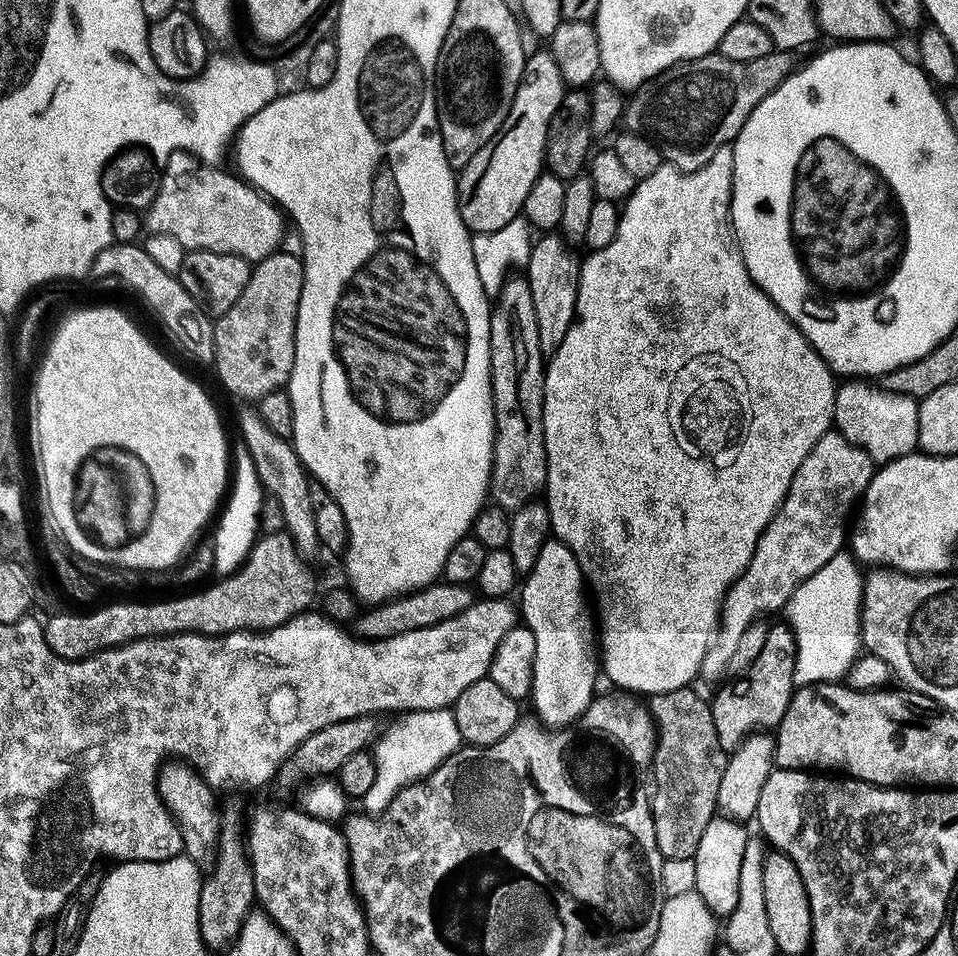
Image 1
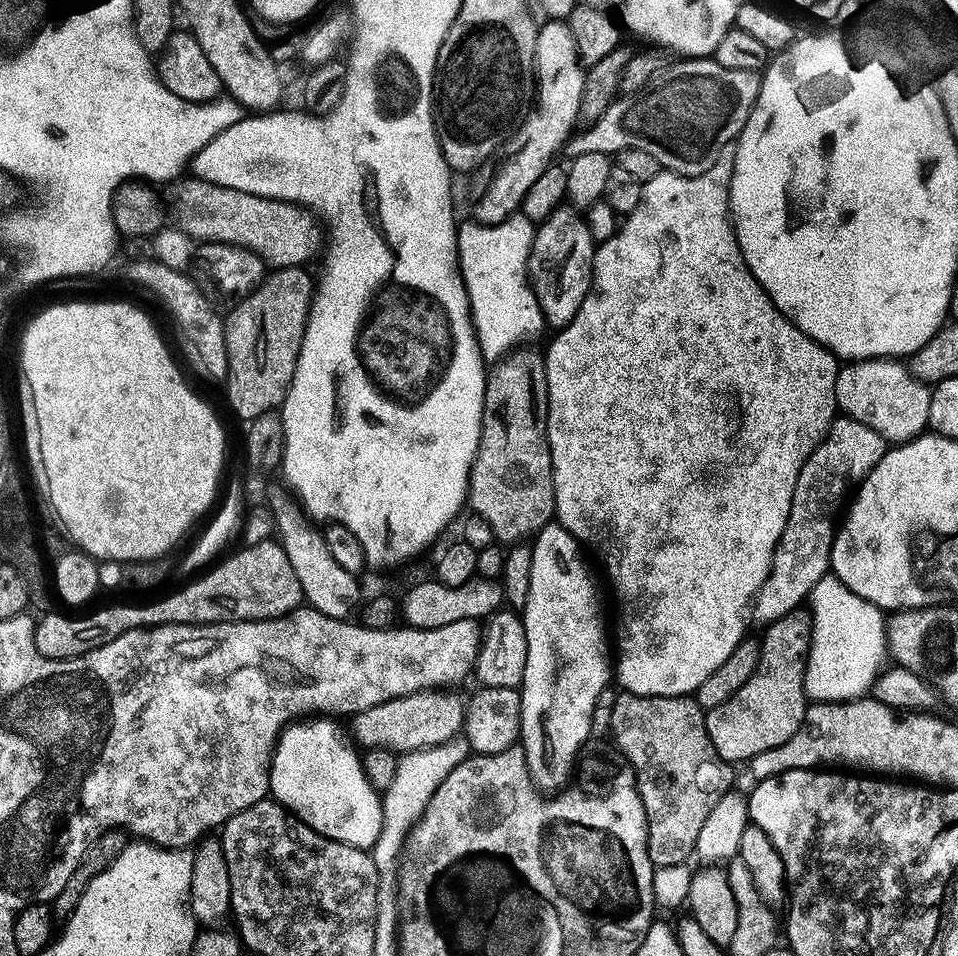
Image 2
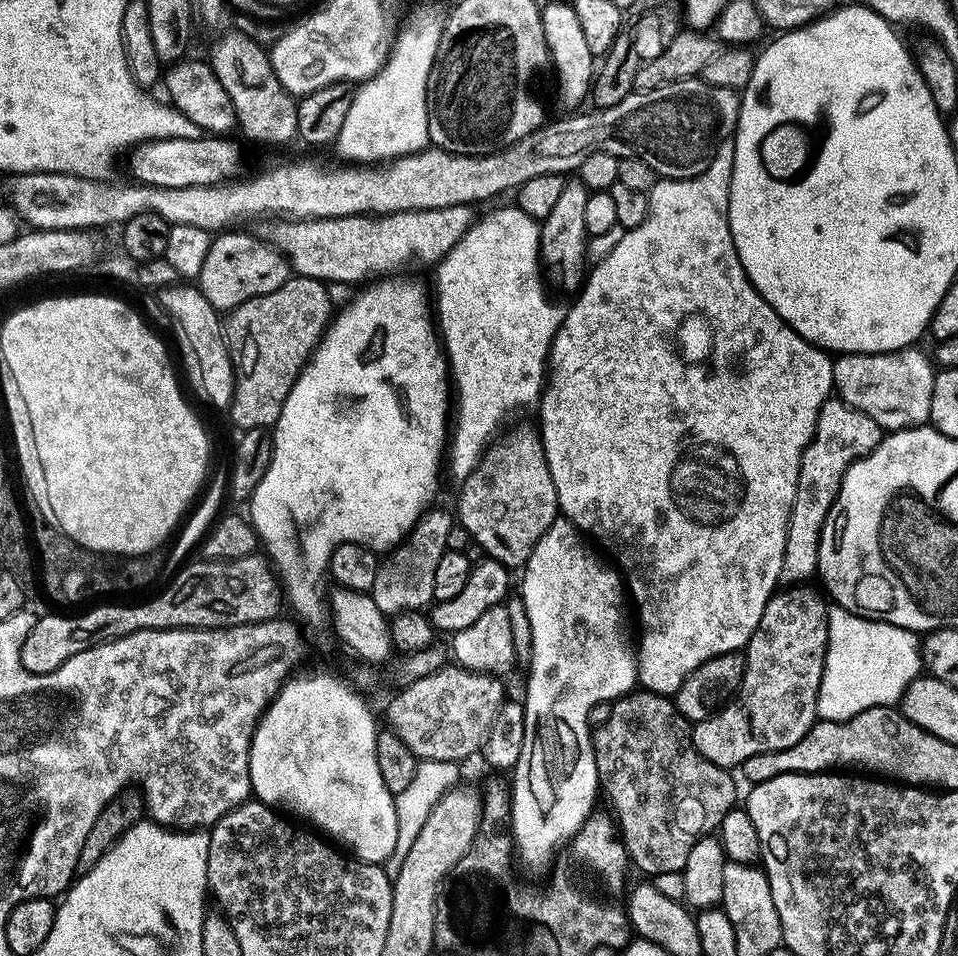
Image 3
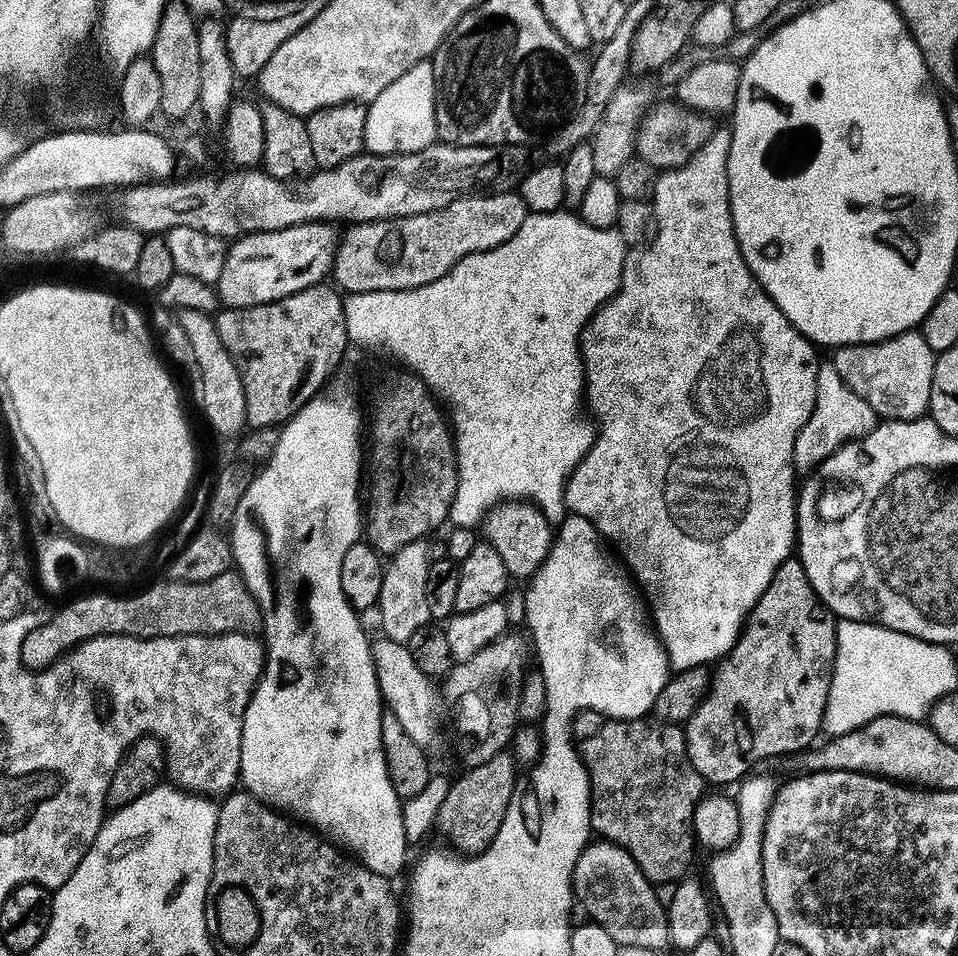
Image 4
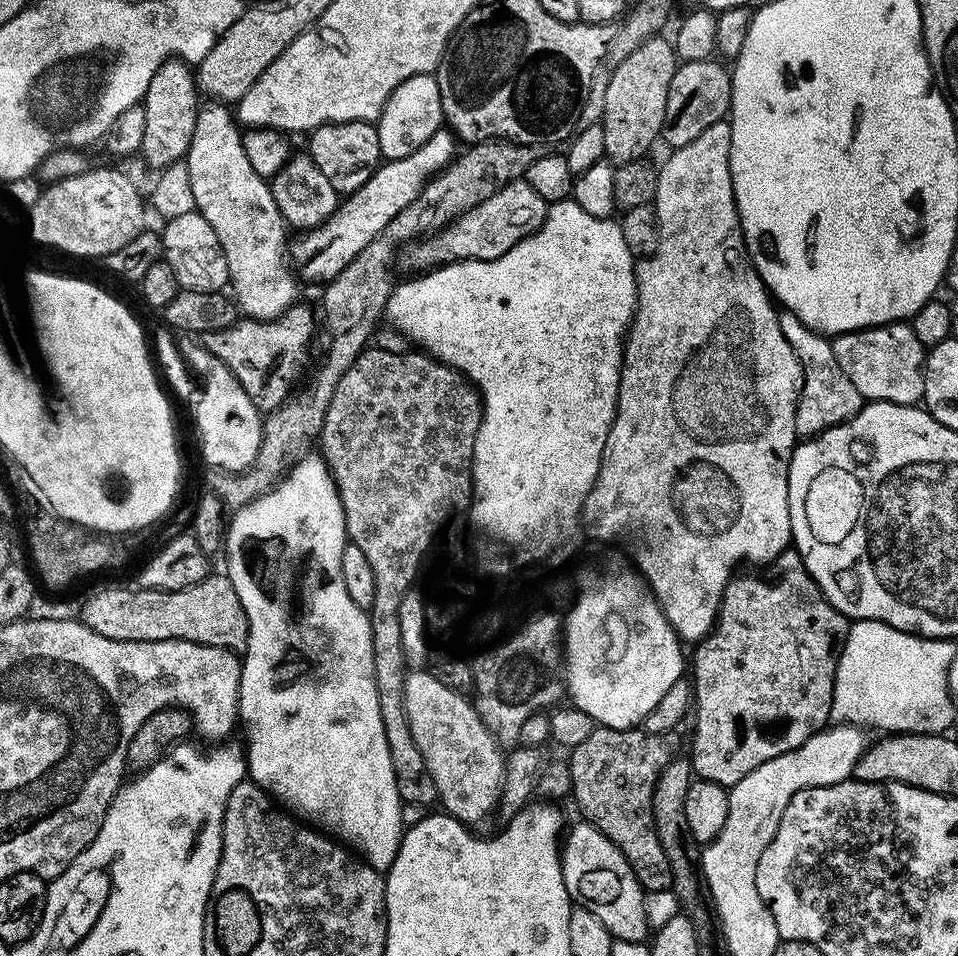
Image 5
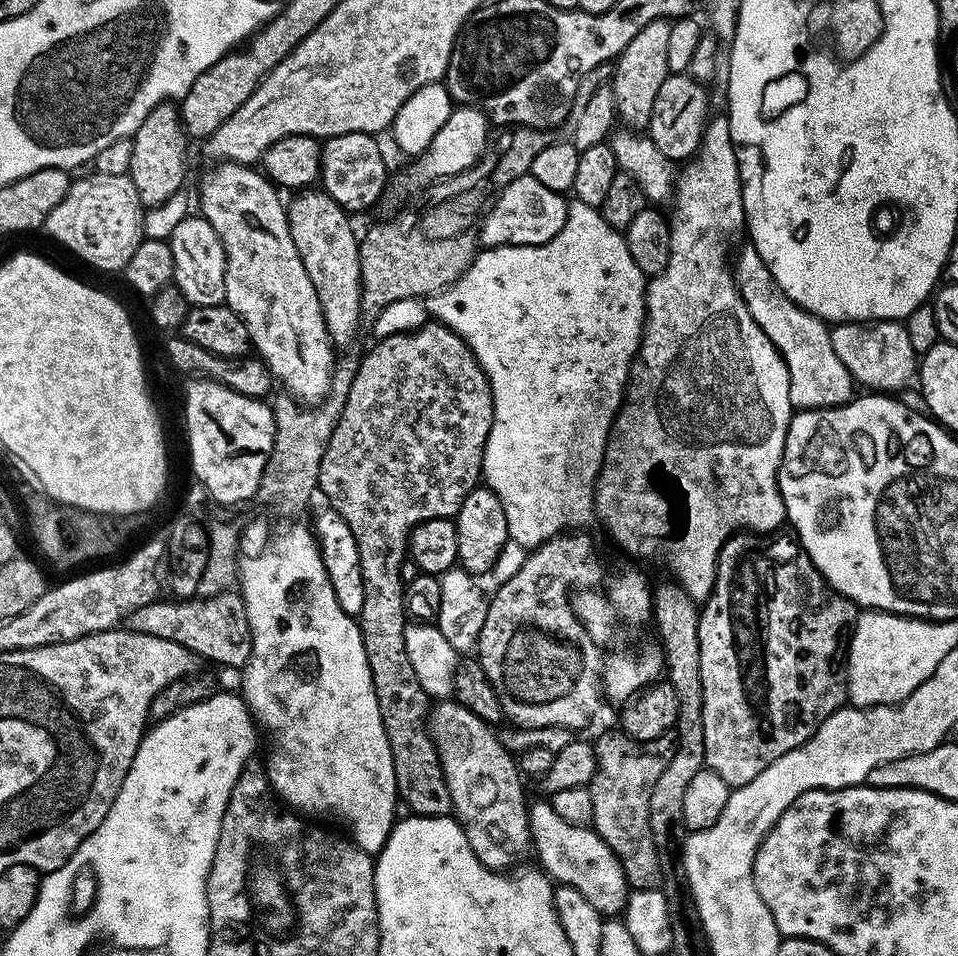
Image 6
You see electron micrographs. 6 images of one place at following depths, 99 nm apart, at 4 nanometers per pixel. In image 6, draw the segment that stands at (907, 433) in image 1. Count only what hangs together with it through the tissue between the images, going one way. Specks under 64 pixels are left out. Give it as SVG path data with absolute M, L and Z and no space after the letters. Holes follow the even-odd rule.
M850 320L836 322L830 328L830 346L834 346L834 354L838 354L842 366L850 373L857 385L865 384L865 389L876 394L896 394L899 388L904 388L908 383L915 381L918 376L918 353L914 346L910 346L910 334L906 334L903 323L894 320L874 320L861 322Z

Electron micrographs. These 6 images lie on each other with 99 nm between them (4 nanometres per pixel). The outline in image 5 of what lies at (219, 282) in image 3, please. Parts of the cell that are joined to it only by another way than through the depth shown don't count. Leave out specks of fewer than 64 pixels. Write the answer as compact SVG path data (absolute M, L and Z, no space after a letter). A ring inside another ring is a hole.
M441 130L409 156L397 156L381 163L365 179L361 188L347 193L346 198L339 201L336 212L326 223L301 231L297 235L300 237L291 241L290 260L299 279L319 286L335 279L367 244L373 243L386 230L386 226L400 211L414 202L431 177L452 163L458 152L456 147L458 141L455 135L451 131Z

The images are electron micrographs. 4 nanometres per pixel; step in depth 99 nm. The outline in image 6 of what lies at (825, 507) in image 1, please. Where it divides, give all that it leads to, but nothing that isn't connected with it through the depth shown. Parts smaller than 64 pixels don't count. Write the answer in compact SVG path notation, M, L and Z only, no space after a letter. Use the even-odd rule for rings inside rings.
M745 246L734 256L734 275L736 288L740 291L742 302L746 302L750 316L754 322L758 322L758 326L762 326L762 334L774 342L784 357L786 370L790 374L790 402L793 409L833 408L853 399L854 381L846 366L842 366L838 354L834 354L834 346L830 346L829 325L786 298L782 286L774 282L774 274L770 274L756 248Z

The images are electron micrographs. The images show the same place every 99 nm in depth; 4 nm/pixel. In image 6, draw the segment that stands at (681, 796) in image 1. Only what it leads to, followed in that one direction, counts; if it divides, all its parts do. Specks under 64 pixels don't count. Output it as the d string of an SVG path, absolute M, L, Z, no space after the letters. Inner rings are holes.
M623 730L615 731L604 732L597 740L594 740L596 773L588 788L594 806L591 825L618 858L618 862L628 879L629 889L654 890L664 884L662 882L666 879L666 873L660 861L658 850L654 846L654 838L650 834L650 790L654 790L654 782L658 782L662 770L666 769L667 763L670 762L671 756L675 752L676 737L669 734L654 738L650 742L638 742L627 736Z

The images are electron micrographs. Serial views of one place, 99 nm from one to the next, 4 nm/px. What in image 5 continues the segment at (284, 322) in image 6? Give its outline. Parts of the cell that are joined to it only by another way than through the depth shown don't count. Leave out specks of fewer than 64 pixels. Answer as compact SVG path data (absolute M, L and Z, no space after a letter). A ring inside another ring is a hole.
M208 102L208 105L205 103L199 109L186 161L196 203L195 211L200 212L202 218L210 222L210 226L214 226L214 234L218 234L218 242L222 242L222 250L226 254L230 292L236 307L245 317L253 320L276 320L298 300L298 280L290 263L290 248L286 240L284 244L286 225L274 202L271 183L258 175L254 166L250 166L250 158L246 158L244 137L227 103Z

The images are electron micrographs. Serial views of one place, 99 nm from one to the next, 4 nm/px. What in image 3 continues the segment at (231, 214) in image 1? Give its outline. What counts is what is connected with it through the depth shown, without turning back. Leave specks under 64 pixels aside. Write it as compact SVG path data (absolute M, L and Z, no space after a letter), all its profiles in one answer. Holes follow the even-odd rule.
M466 204L431 208L425 212L389 212L379 218L371 215L341 216L340 218L314 218L313 220L293 220L280 218L272 228L270 242L279 252L284 253L288 267L297 276L323 280L329 285L356 284L375 281L377 278L388 278L400 274L404 267L413 260L416 264L435 266L444 259L459 240L466 235L474 223L473 209Z

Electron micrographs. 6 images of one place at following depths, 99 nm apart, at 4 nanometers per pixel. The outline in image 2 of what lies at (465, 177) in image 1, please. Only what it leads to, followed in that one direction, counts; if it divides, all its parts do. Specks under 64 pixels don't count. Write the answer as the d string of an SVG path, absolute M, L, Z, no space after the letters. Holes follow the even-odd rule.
M545 19L543 23L536 29L534 42L534 107L523 117L522 127L518 132L520 145L501 162L500 169L493 174L492 181L476 200L475 219L482 224L497 224L521 211L526 190L534 186L538 174L550 167L556 151L559 148L561 151L567 145L578 124L585 65L580 63L576 43L567 23L549 19Z

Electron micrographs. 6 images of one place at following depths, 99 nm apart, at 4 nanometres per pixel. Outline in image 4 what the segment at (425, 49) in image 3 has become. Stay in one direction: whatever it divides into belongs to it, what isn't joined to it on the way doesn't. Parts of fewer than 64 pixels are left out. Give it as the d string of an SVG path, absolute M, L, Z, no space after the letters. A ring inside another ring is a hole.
M421 62L406 70L402 78L390 82L378 98L367 105L364 122L364 147L377 156L398 152L417 152L436 139L436 79L432 64Z

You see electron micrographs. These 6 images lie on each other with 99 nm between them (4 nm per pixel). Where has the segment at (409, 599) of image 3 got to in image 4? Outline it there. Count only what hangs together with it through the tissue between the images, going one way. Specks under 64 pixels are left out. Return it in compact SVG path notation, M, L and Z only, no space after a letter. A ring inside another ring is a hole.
M422 539L402 546L402 550L391 553L384 566L382 594L378 605L380 628L384 631L381 633L402 645L407 645L414 634L427 627L432 620L430 605L426 603L426 578L430 574L434 553L428 549L428 543L427 539Z

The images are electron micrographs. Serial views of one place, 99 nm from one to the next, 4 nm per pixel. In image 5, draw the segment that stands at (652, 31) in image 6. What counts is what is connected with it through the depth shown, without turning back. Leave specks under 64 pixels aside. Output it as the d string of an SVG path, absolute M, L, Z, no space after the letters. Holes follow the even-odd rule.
M657 34L644 41L612 71L600 121L605 139L604 155L609 161L628 164L643 159L661 135L668 90L678 67L673 43L662 37Z

